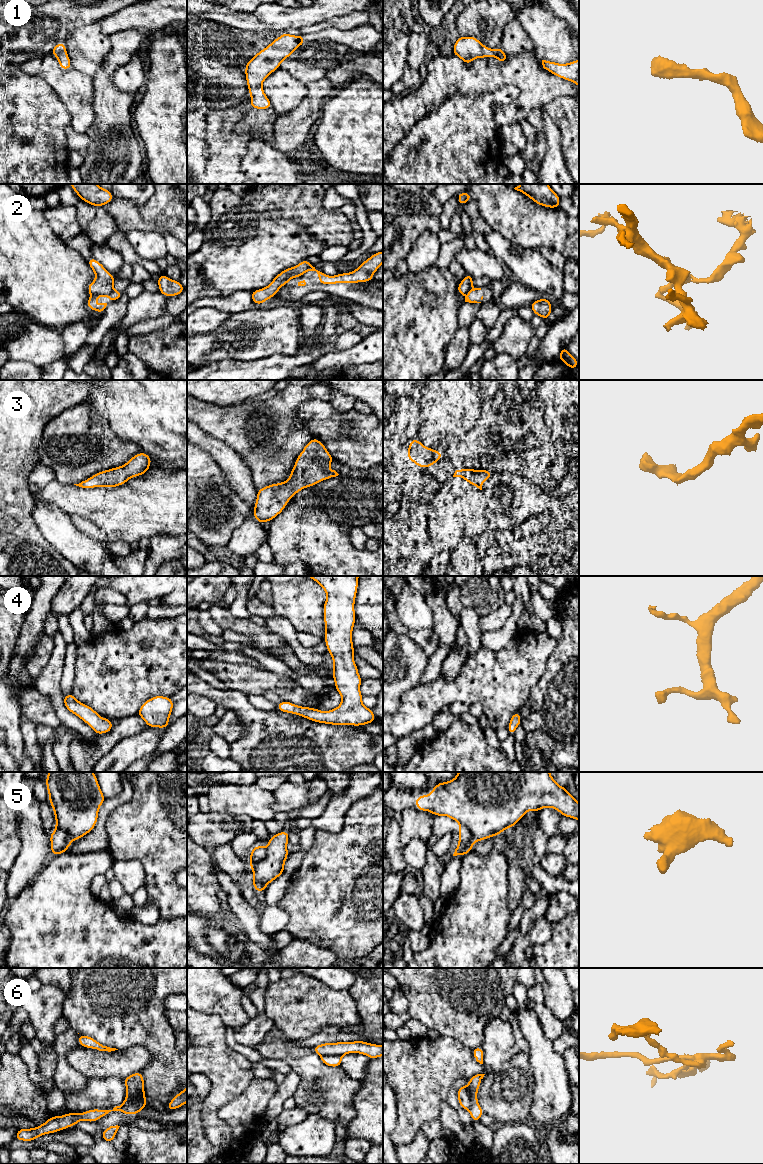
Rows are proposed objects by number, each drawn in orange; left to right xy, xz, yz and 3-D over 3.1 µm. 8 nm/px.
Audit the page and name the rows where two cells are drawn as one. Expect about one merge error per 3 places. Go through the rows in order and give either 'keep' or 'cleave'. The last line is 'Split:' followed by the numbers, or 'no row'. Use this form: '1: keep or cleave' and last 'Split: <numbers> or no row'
1: keep
2: cleave
3: keep
4: keep
5: cleave
6: cleave
Split: 2, 5, 6

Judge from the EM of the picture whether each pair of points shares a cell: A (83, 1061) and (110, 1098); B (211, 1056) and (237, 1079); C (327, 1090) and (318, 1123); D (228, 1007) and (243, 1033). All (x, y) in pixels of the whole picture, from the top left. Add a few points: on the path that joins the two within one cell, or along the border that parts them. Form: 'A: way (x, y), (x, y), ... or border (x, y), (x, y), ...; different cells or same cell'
A: border (87, 1077), (119, 1078); different cells
B: way (217, 1061), (231, 1073); same cell
C: border (308, 1113), (323, 1115), (334, 1123); different cells
D: border (250, 1019), (240, 1027); different cells

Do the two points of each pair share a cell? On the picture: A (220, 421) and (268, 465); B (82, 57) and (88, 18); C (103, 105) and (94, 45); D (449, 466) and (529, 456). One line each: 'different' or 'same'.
A: same
B: different
C: different
D: same

